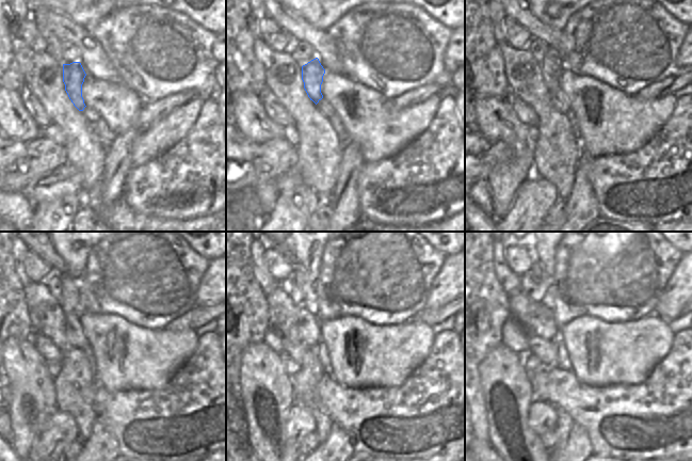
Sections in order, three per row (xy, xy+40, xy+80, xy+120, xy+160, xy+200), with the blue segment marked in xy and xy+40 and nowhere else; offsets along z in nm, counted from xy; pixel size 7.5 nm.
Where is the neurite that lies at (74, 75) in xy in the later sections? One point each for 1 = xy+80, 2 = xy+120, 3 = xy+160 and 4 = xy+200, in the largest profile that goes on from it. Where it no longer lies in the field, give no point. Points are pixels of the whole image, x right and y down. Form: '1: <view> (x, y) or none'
1: xy+80 (551, 67)
2: xy+120 (71, 306)
3: xy+160 (309, 301)
4: xy+200 (536, 265)

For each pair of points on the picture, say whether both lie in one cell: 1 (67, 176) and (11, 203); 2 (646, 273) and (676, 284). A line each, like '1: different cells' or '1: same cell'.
1: different cells
2: different cells

